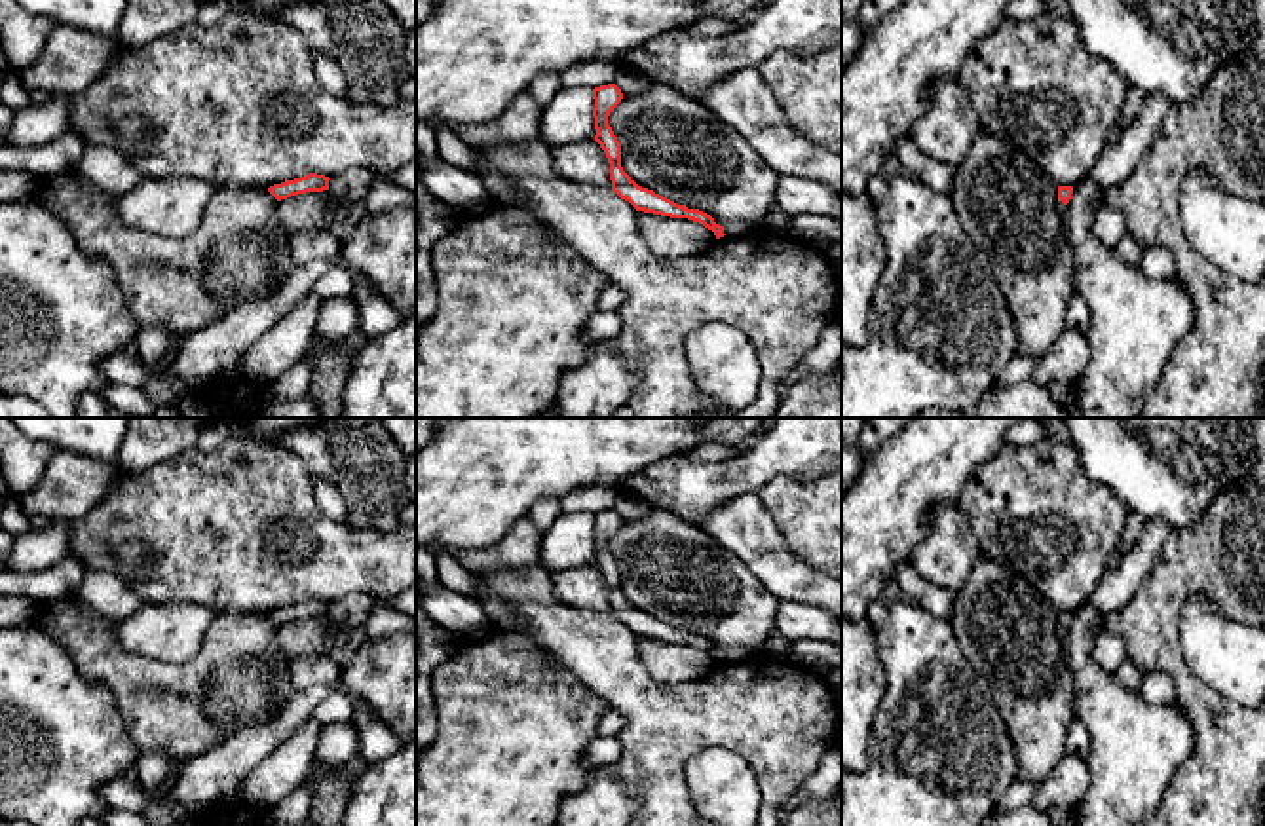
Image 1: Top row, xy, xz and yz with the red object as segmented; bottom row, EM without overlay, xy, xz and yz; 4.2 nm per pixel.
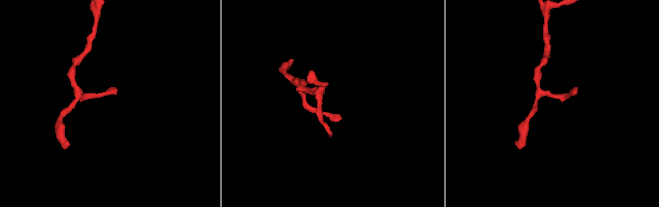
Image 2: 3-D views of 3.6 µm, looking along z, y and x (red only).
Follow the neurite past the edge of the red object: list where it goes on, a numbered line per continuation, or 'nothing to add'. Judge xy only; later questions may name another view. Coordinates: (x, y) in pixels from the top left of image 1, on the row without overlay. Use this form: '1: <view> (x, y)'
nothing to add

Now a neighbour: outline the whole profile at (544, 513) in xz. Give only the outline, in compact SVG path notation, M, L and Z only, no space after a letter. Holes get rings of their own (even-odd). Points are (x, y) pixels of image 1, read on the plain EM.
M539 499L530 511L534 526L543 534L560 516L558 499Z

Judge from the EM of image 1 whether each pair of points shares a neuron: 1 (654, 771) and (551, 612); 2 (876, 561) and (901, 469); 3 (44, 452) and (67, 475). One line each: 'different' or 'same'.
1: same
2: same
3: different

